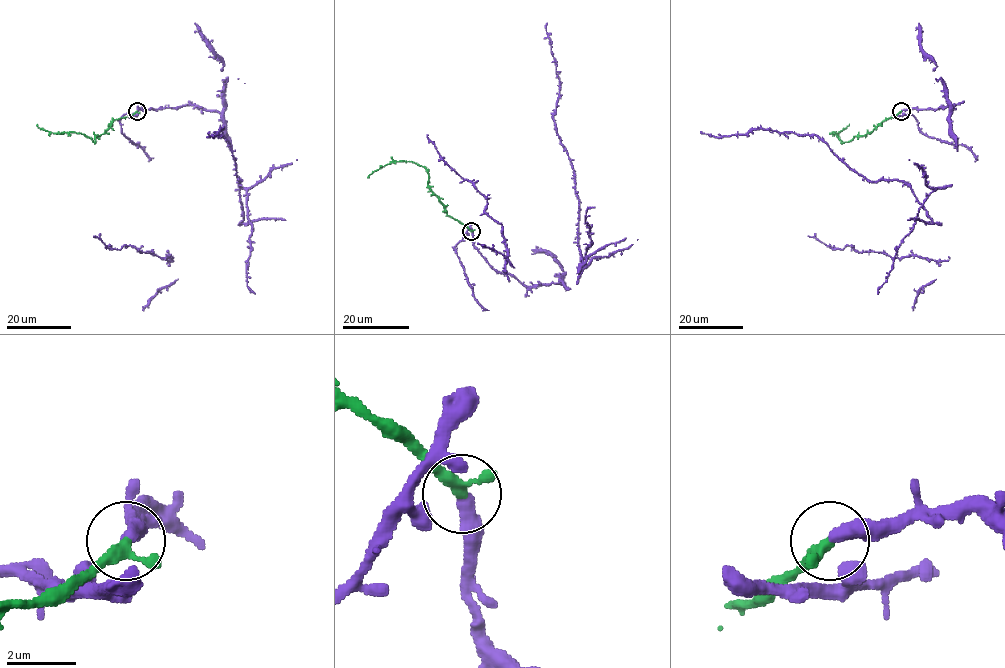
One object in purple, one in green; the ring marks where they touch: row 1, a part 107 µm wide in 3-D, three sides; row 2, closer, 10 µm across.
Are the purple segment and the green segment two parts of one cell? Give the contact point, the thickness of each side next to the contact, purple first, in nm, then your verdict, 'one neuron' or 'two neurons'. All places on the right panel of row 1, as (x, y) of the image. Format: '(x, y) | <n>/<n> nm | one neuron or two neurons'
(901, 111) | 260/280 nm | one neuron

